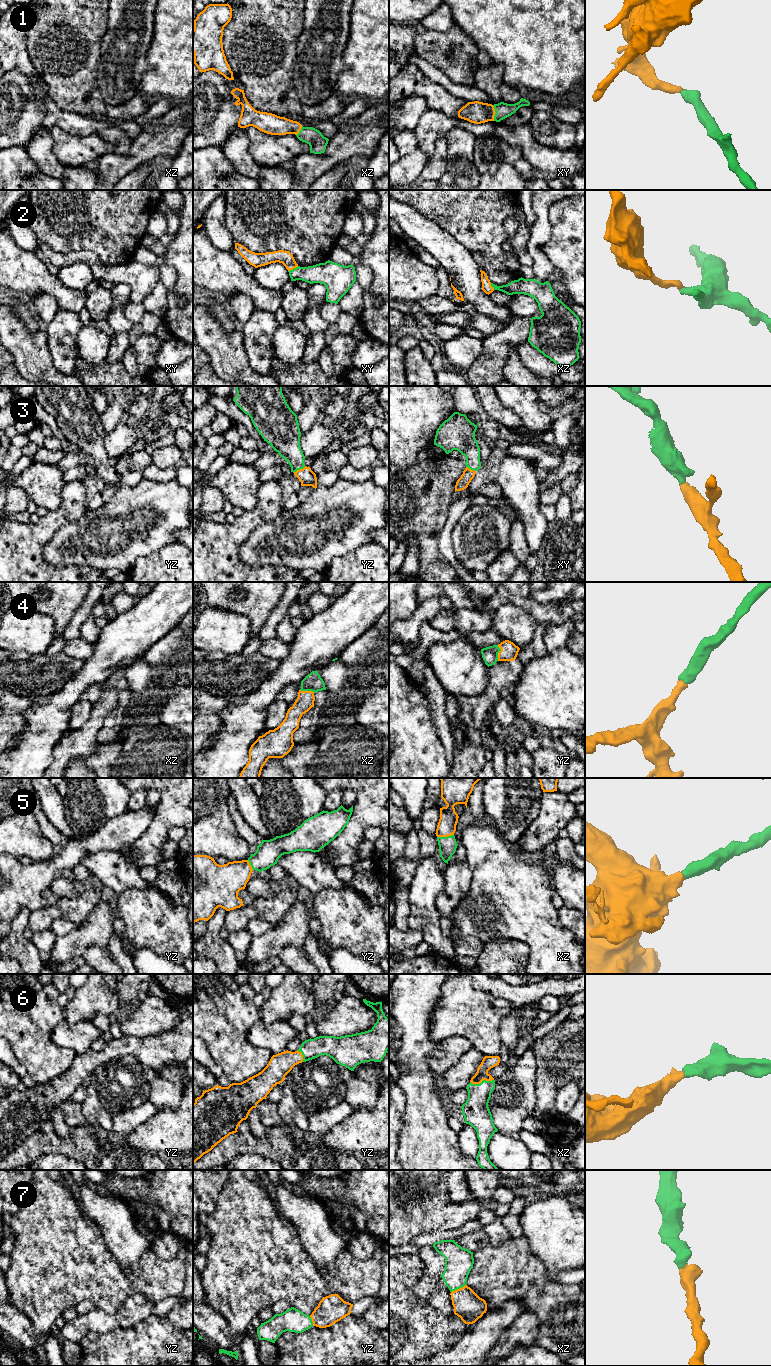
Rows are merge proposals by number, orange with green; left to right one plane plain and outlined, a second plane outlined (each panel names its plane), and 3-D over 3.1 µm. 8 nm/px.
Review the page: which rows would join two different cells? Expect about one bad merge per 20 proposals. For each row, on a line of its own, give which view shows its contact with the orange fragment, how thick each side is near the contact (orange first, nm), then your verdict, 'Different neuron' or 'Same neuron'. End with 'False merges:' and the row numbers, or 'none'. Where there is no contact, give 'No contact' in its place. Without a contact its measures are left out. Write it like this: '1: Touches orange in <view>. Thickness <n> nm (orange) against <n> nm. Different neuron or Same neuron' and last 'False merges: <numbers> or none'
1: Touches orange in xy. Thickness 180 nm (orange) against 130 nm. Same neuron
2: Touches orange in xy. Thickness 110 nm (orange) against 170 nm. Same neuron
3: Touches orange in yz. Thickness 140 nm (orange) against 220 nm. Same neuron
4: Touches orange in yz. Thickness 140 nm (orange) against 130 nm. Same neuron
5: Touches orange in xz. Thickness 150 nm (orange) against 140 nm. Same neuron
6: Touches orange in xz. Thickness 110 nm (orange) against 220 nm. Same neuron
7: Touches orange in xz. Thickness 220 nm (orange) against 220 nm. Same neuron
False merges: none

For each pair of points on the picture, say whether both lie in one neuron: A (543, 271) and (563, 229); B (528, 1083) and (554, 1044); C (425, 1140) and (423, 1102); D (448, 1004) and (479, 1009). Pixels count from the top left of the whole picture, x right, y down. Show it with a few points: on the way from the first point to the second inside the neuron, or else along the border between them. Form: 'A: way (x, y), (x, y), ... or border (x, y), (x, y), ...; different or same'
A: border (550, 235), (544, 245), (544, 252), (554, 270); different
B: border (531, 1050), (536, 1065), (536, 1096); different
C: way (425, 1131), (422, 1125), (423, 1111); same
D: way (456, 1004), (462, 1009), (471, 1009); same

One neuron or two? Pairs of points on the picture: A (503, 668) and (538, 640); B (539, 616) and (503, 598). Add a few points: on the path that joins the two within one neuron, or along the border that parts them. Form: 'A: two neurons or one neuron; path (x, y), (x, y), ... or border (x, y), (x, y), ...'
A: one neuron; path (512, 667), (531, 649)
B: one neuron; path (530, 607), (525, 602), (512, 599)

